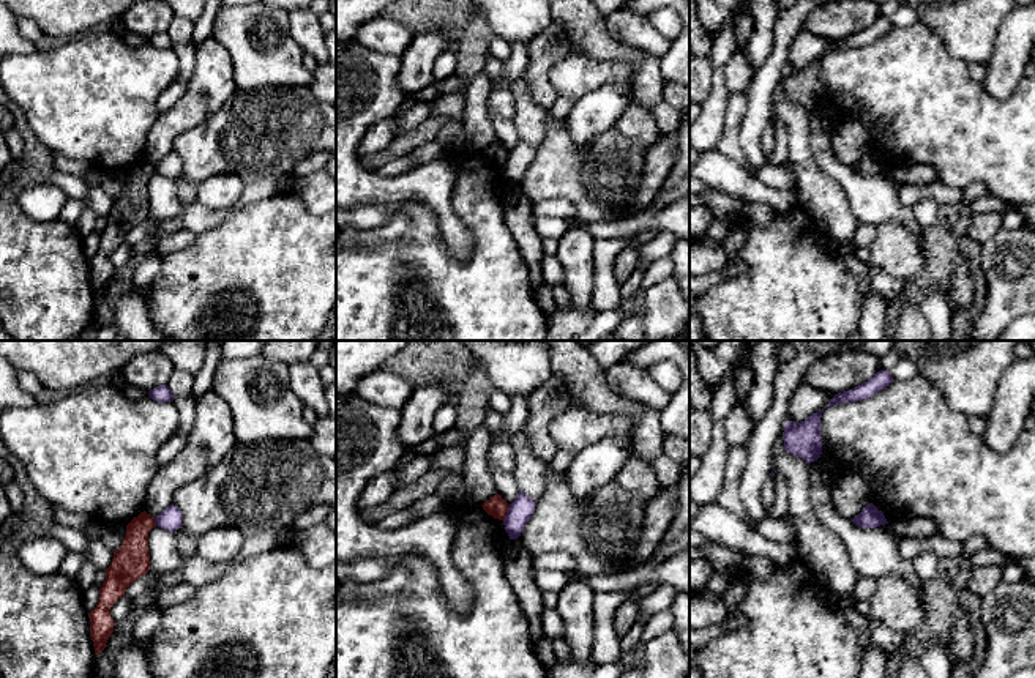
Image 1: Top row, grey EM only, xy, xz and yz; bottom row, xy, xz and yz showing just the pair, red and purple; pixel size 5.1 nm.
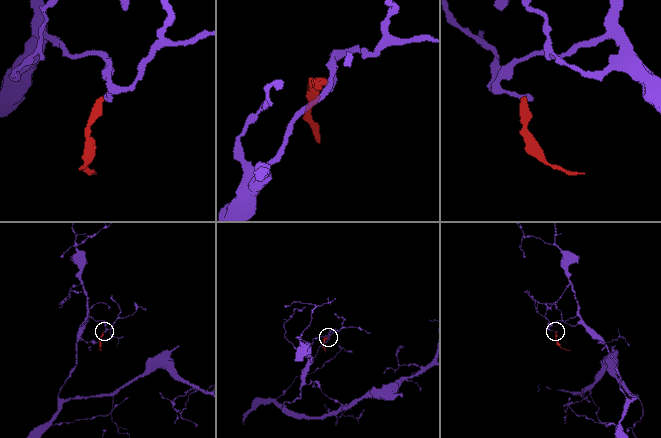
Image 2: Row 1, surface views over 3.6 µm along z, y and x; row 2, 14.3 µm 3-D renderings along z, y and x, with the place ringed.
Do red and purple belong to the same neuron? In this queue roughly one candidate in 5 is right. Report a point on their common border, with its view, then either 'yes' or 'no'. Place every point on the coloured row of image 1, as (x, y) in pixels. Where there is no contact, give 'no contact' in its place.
xz (507, 511) | no

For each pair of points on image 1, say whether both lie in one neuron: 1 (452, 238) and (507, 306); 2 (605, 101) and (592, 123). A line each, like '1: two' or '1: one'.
1: two
2: one

